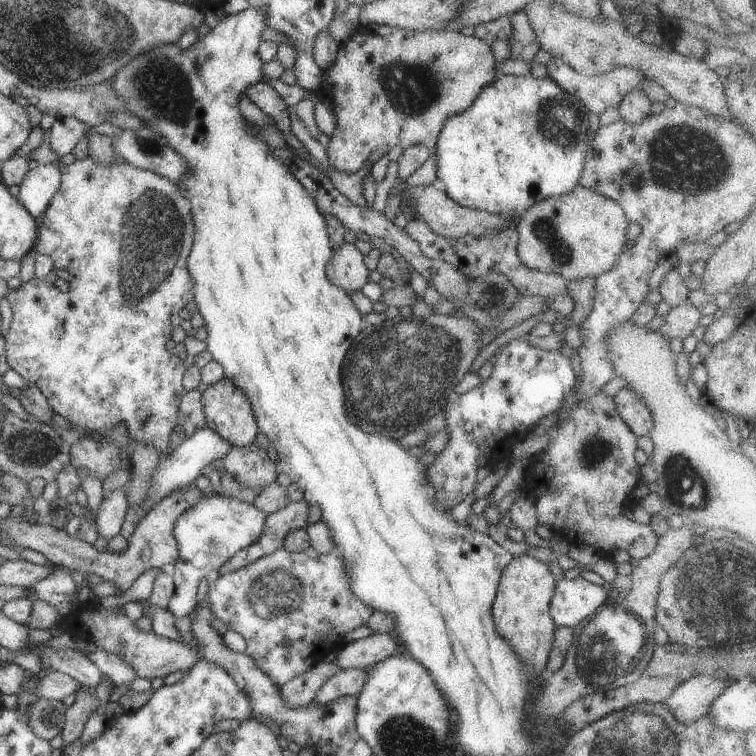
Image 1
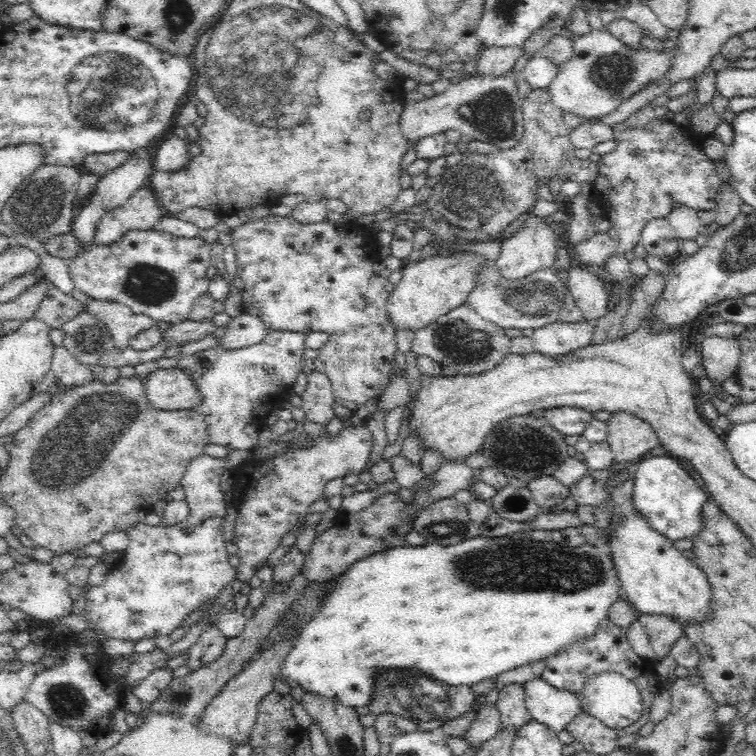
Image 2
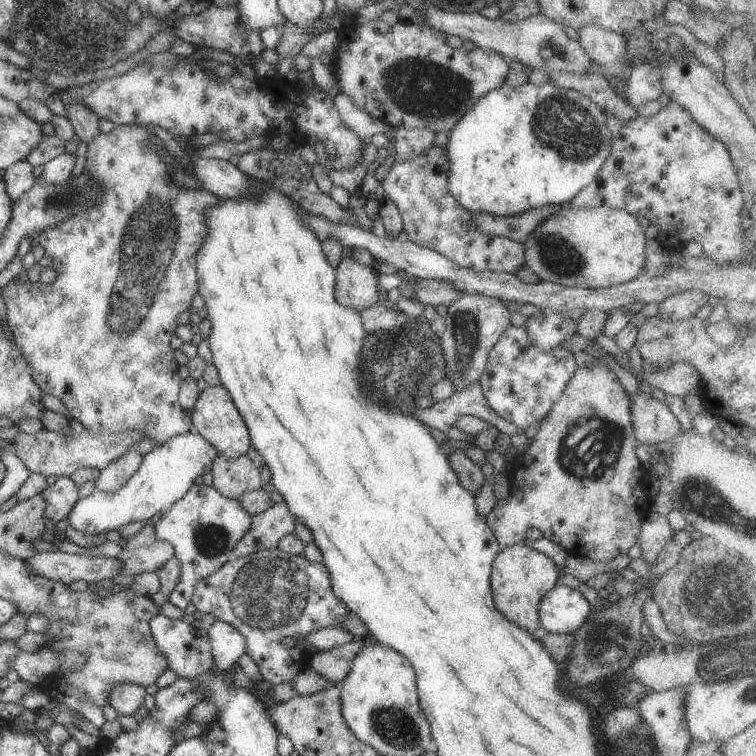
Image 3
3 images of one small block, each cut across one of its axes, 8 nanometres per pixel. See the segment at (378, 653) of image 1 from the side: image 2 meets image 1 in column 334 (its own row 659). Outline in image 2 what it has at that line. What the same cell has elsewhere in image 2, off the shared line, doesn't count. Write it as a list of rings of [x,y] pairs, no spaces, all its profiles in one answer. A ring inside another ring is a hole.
[[[637,613],[637,620],[640,621],[645,628],[645,633],[648,635],[649,644],[654,654],[657,656],[656,662],[661,661],[664,657],[668,656],[671,651],[672,645],[684,635],[684,624],[679,620],[670,618],[669,616],[660,616],[659,614],[639,614]]]

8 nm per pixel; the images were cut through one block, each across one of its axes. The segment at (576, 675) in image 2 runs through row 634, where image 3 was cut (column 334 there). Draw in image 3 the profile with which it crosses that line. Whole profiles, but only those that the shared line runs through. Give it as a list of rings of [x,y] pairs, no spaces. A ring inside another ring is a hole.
[[[278,547],[256,551],[243,557],[232,558],[232,560],[224,563],[216,572],[205,576],[196,583],[191,601],[198,610],[203,613],[213,614],[216,616],[218,621],[224,621],[225,623],[231,624],[234,628],[236,628],[236,630],[238,630],[238,632],[240,632],[240,634],[242,634],[242,636],[244,636],[246,643],[245,653],[248,654],[252,660],[254,660],[256,666],[259,668],[260,674],[262,674],[264,682],[272,688],[282,683],[292,683],[293,678],[308,666],[307,661],[310,660],[313,649],[310,648],[310,646],[306,647],[300,639],[309,635],[311,632],[320,630],[324,627],[338,627],[350,614],[349,608],[333,593],[331,576],[328,567],[323,562],[319,563],[316,561],[309,561],[303,555],[288,554],[287,552],[280,550]],[[285,636],[298,638],[298,643],[291,648],[283,647],[282,644],[280,644],[280,640]]]

